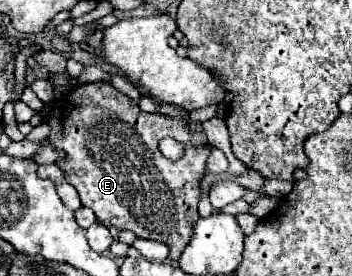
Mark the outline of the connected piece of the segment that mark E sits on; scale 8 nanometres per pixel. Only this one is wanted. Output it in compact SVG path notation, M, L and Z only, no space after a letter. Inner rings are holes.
M78 84L72 88L72 106L68 102L68 98L62 98L62 100L54 100L52 102L52 112L50 112L50 118L46 120L48 126L50 126L50 134L48 134L48 142L56 148L56 150L64 150L68 154L68 158L64 160L56 160L56 164L60 166L60 170L64 172L66 180L78 190L80 194L80 200L84 206L92 208L94 214L96 214L96 220L102 222L102 224L110 224L118 230L132 230L138 238L148 238L148 240L158 240L158 242L164 242L168 248L170 248L170 258L172 260L178 260L182 250L188 246L190 238L192 238L192 224L198 220L198 202L200 202L200 180L204 178L206 174L206 160L208 160L208 154L210 154L210 148L208 146L190 146L190 130L188 126L180 124L178 120L174 118L168 118L168 116L162 116L162 114L148 114L148 112L142 112L136 104L132 104L124 94L120 94L118 90L112 88L112 84ZM166 136L172 136L174 140L178 142L184 142L184 156L180 160L168 160L160 148L158 148L158 142Z

